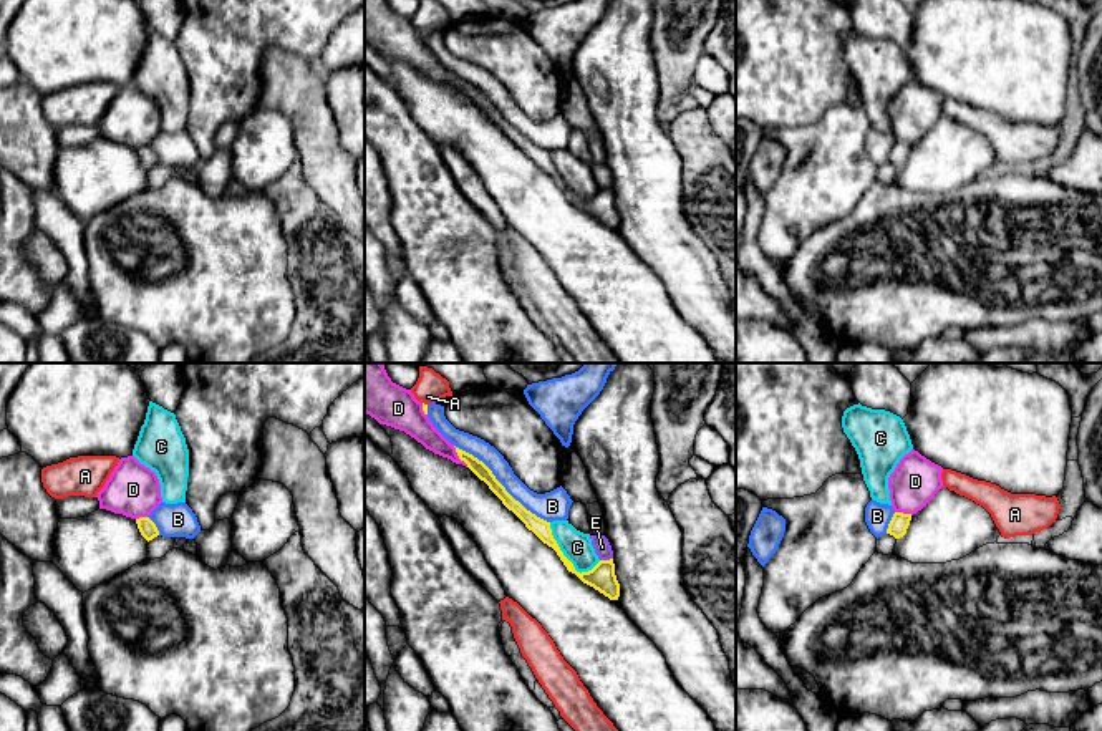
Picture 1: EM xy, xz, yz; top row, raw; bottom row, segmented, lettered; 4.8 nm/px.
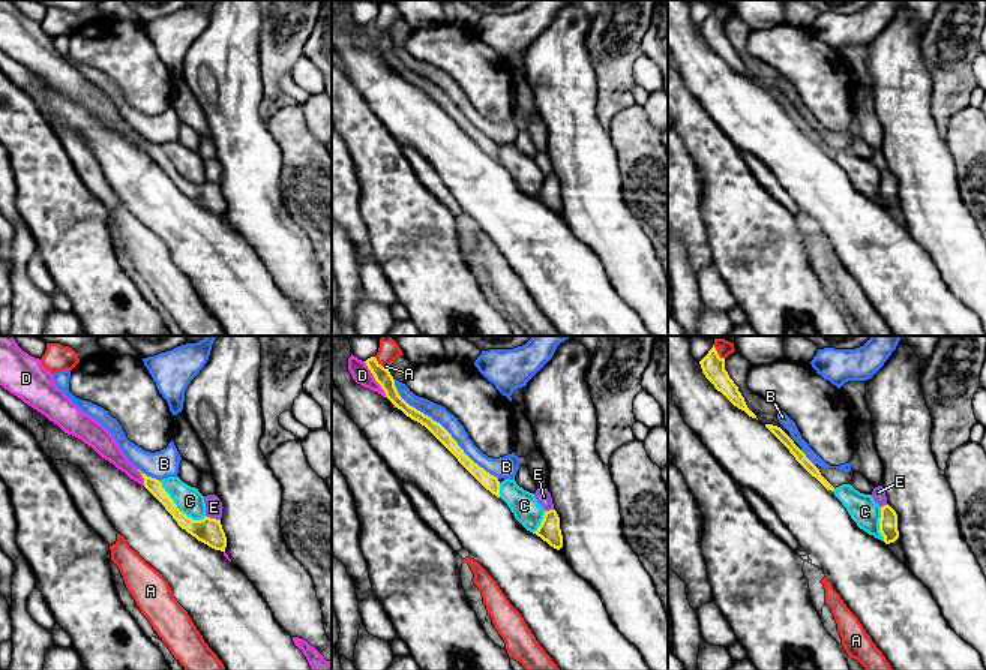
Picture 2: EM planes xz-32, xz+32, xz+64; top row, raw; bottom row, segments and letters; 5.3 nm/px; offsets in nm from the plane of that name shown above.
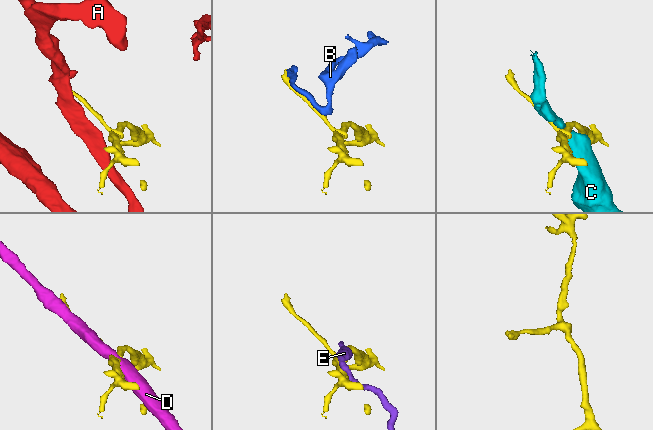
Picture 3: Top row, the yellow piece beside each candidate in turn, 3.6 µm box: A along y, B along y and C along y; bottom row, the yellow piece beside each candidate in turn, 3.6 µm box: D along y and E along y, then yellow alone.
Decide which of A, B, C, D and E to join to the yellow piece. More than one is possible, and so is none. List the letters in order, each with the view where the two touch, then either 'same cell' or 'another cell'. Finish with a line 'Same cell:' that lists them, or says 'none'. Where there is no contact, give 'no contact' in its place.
A: meets yellow in xz; another cell
B: meets yellow in xz; another cell
C: meets yellow in xz; another cell
D: meets yellow in xz; another cell
E: meets yellow in xz; another cell
Same cell: none

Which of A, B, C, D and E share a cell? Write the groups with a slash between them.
A / B / C / D / E

